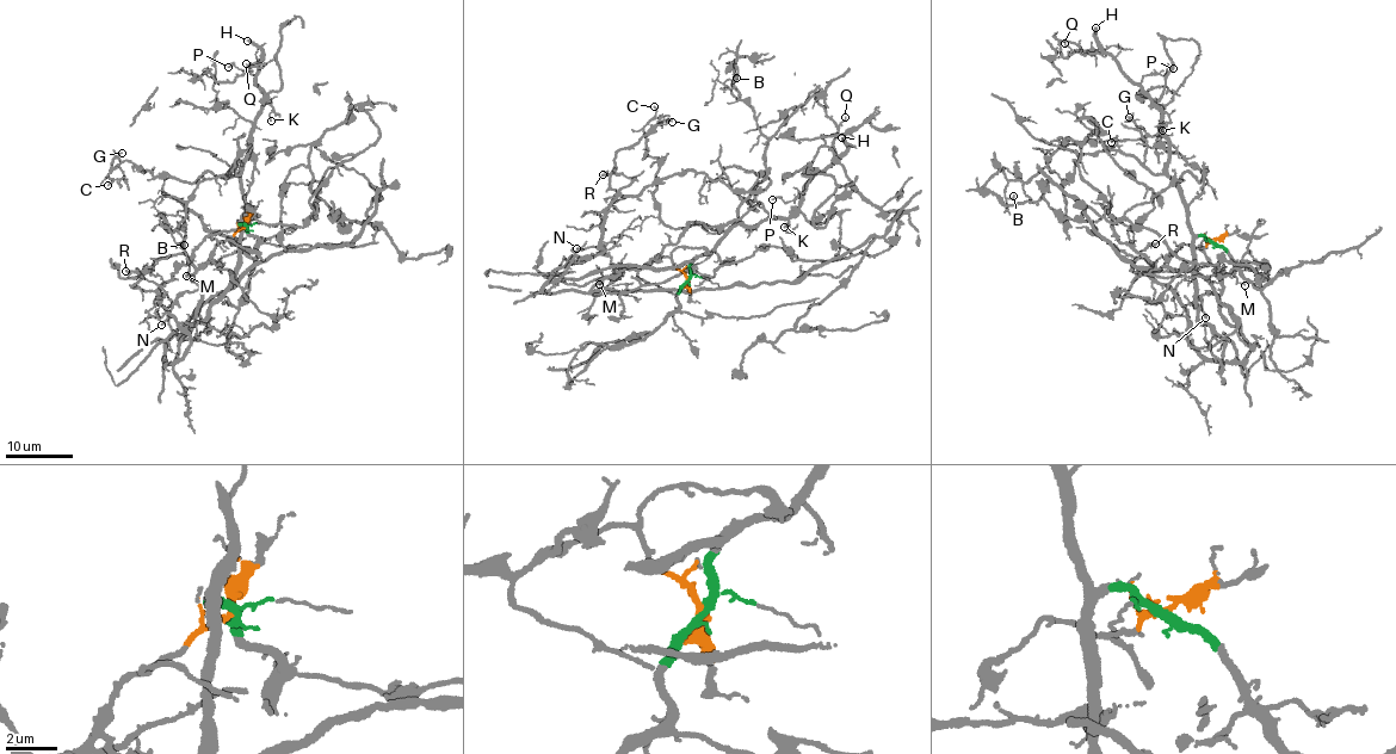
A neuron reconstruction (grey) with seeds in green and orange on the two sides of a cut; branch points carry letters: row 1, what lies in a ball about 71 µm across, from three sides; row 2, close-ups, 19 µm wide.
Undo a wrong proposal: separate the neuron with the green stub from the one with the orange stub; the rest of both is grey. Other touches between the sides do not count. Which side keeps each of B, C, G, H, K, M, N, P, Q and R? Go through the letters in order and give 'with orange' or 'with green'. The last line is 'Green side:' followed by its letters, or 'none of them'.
B: with green
C: with green
G: with green
H: with green
K: with green
M: with orange
N: with orange
P: with green
Q: with green
R: with orange
Green side: B, C, G, H, K, P, Q

